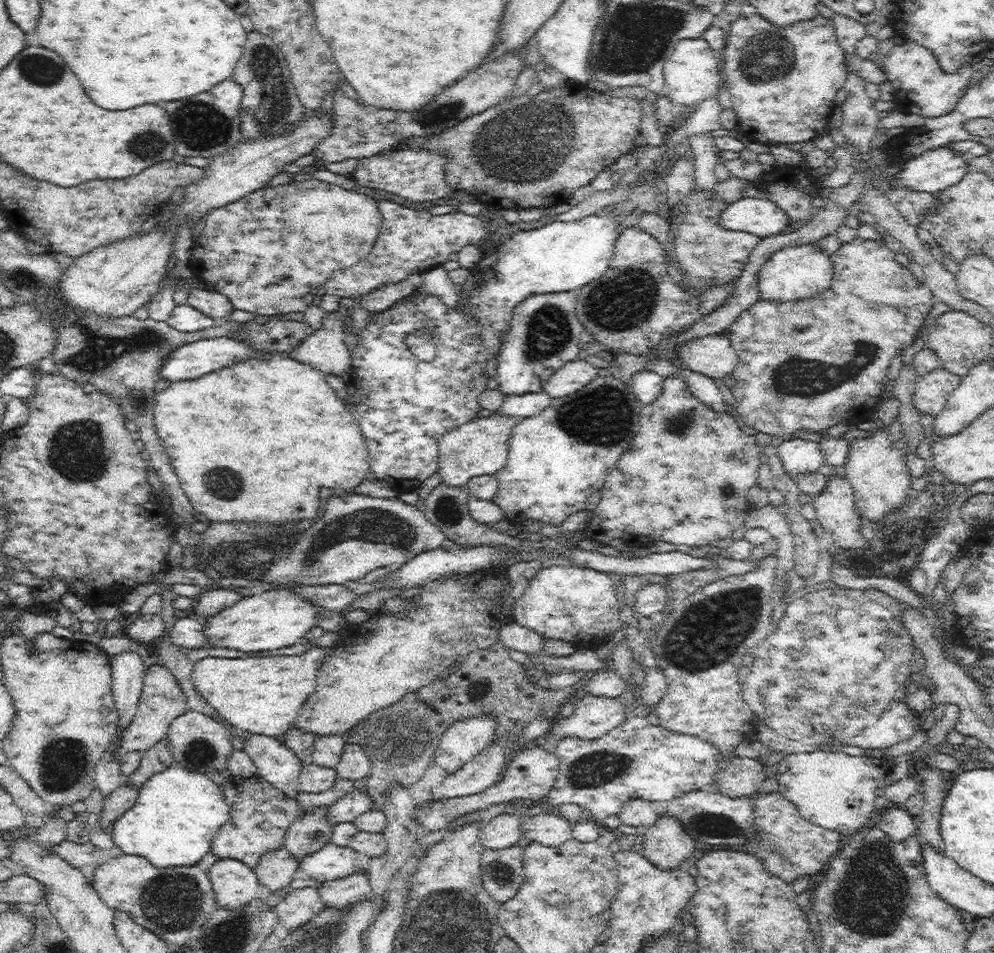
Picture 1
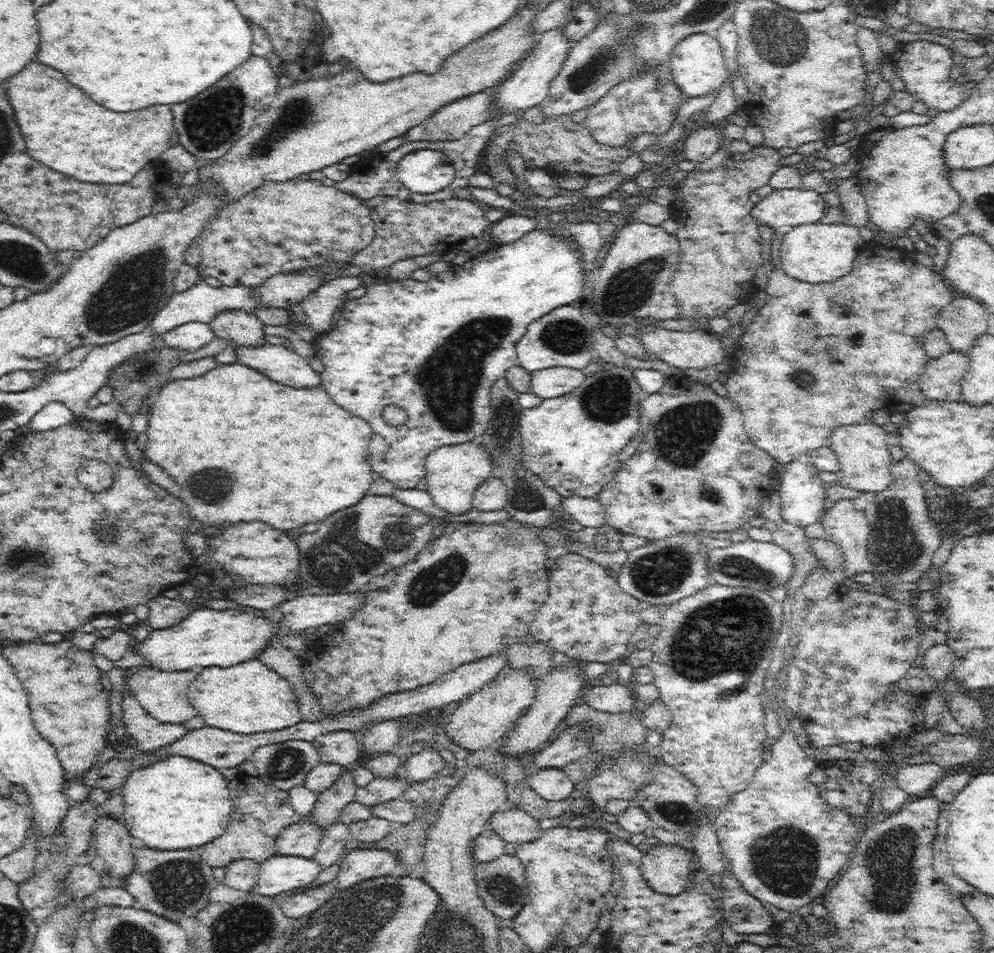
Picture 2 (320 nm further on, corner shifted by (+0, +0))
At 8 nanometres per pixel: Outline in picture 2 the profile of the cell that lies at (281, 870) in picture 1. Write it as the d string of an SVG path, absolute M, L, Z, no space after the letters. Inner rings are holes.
M303 818L277 836L276 852L278 855L313 858L324 833L325 831L311 820Z

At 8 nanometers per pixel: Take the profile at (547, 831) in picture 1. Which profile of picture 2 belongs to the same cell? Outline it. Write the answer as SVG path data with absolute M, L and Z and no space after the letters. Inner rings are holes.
M512 809L508 811L496 811L489 820L488 827L496 832L506 843L523 843L530 842L540 838L542 828L538 826L539 819L533 818L530 814L520 809Z

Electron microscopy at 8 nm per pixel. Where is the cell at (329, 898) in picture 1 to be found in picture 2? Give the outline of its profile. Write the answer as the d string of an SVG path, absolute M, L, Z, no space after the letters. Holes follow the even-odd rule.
M352 849L339 862L336 881L345 889L360 881L390 875L398 866L398 857L392 851L382 849Z

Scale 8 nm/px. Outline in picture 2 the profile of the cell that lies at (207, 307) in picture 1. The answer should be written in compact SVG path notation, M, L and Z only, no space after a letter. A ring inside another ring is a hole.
M224 310L210 322L215 336L232 343L233 346L260 347L265 340L264 323L254 313L242 310Z

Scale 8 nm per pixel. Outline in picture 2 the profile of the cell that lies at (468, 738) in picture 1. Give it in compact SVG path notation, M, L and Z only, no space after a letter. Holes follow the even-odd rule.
M528 667L502 672L490 686L482 687L470 697L459 701L458 707L445 726L446 735L460 747L470 751L497 745L534 702L537 692L535 680Z

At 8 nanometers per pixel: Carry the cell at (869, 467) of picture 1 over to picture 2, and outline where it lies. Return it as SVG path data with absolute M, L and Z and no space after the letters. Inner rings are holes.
M872 422L836 427L832 431L828 446L835 452L843 477L843 484L852 490L879 493L886 490L892 482L891 464L894 462L886 445L888 432Z

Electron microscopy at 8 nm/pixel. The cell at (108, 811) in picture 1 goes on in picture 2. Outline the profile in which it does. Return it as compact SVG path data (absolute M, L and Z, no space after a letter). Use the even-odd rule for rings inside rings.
M100 814L92 828L96 854L104 859L104 871L109 873L117 886L134 870L133 836L123 820Z

